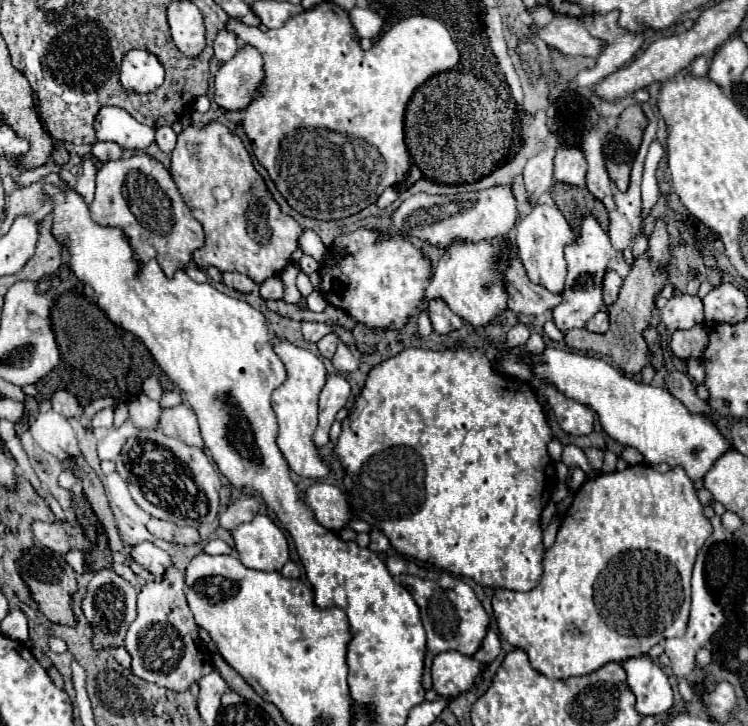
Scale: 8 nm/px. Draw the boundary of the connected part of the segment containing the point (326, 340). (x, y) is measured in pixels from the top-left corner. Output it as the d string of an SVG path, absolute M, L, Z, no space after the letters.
M334 334L324 336L324 338L318 342L320 356L324 356L324 358L332 358L332 356L334 356L334 352L336 352L336 344L338 344L338 342L340 342L340 340L338 340Z

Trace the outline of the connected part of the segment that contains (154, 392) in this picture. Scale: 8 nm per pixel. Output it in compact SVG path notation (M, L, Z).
M148 378L148 382L144 382L144 386L142 386L142 392L148 396L148 398L152 398L152 400L160 400L162 398L162 388L160 388L160 382L158 382L158 378Z

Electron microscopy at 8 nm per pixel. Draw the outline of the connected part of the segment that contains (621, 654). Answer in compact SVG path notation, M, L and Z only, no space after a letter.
M636 464L636 466L628 466L622 472L610 472L610 474L598 474L596 478L590 478L582 484L582 488L576 492L576 498L572 502L572 506L568 508L562 526L558 530L558 538L554 542L554 546L550 550L546 550L544 554L544 574L540 584L530 590L530 592L514 592L514 590L496 590L494 598L492 598L492 606L494 606L494 614L498 620L498 628L500 628L500 636L504 640L508 640L512 646L522 648L528 656L530 656L530 664L534 670L538 670L540 674L544 674L546 678L572 678L572 676L584 676L590 674L594 670L598 670L600 666L608 664L608 662L620 662L620 660L628 660L628 658L636 658L646 654L654 644L662 642L666 638L666 628L668 624L672 626L674 616L676 614L690 614L690 576L692 576L692 566L696 560L698 550L702 548L702 544L706 542L706 538L712 534L712 524L710 520L704 516L704 506L698 500L696 488L692 484L692 480L688 478L688 474L684 472L682 466L670 468L668 472L660 474L656 470L652 470L648 464Z

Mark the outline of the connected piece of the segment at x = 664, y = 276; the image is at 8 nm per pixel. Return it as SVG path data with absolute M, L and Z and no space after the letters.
M658 218L654 222L654 232L648 238L648 248L644 254L634 258L628 276L622 282L618 300L610 306L610 328L606 334L592 334L588 330L568 330L564 332L564 342L568 348L580 350L580 352L596 352L606 354L614 360L614 364L626 372L626 374L638 374L648 364L648 346L642 336L642 332L650 326L654 316L654 302L660 290L668 282L668 262L670 262L670 234L666 230L666 224Z

